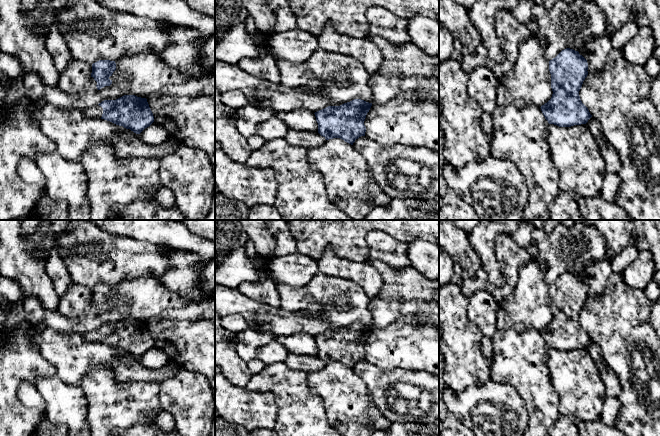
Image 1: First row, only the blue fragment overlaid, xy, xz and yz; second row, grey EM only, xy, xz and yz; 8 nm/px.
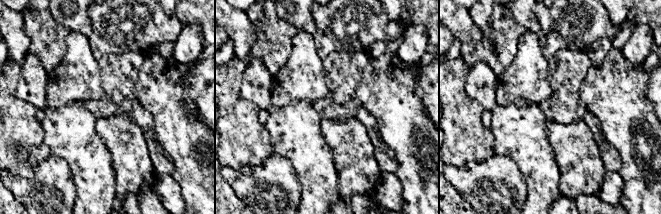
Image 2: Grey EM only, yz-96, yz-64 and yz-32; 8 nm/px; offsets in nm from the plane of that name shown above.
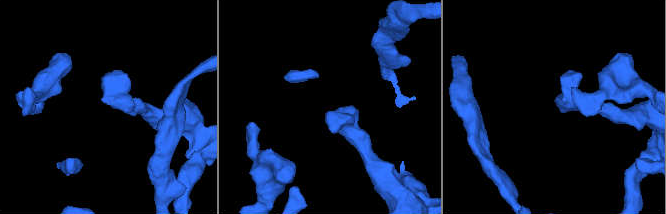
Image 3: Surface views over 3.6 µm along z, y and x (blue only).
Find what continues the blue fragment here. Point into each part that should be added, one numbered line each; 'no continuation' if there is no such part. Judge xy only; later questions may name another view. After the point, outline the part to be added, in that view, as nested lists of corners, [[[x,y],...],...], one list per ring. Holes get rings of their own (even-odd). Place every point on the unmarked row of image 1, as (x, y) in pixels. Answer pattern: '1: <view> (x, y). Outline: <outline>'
1: xy (96, 335). Outline: [[[96,329],[82,334],[82,337],[85,341],[101,342],[103,338],[103,332],[99,329]]]

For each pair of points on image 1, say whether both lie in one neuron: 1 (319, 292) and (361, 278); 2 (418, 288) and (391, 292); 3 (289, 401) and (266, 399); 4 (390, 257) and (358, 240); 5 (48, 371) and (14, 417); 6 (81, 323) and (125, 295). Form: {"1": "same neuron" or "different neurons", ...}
{"1": "different neurons", "2": "same neuron", "3": "different neurons", "4": "different neurons", "5": "same neuron", "6": "same neuron"}

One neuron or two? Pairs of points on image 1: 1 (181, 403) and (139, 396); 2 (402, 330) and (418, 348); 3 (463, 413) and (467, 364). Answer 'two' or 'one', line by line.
1: two
2: one
3: two

